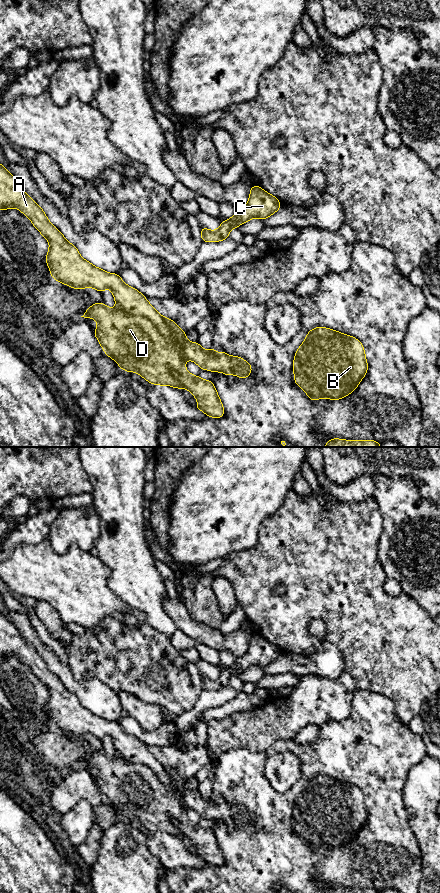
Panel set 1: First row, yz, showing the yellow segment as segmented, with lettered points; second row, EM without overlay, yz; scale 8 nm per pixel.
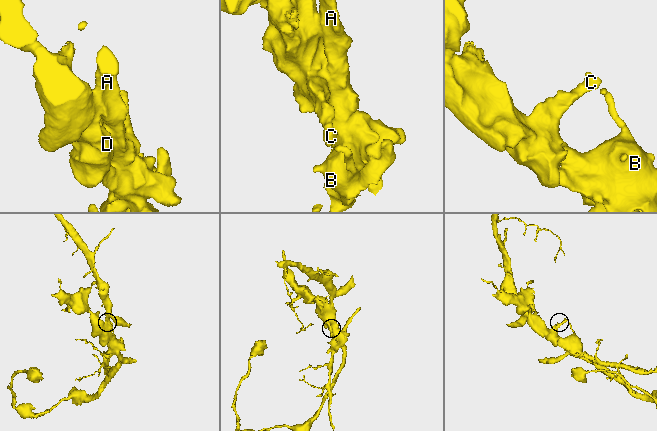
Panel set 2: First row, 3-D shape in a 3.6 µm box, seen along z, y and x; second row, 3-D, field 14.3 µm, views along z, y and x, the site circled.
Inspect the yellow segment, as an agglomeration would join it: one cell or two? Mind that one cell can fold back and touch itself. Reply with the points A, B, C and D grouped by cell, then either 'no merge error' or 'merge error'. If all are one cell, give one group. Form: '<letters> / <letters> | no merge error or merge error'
A B / C D | merge error

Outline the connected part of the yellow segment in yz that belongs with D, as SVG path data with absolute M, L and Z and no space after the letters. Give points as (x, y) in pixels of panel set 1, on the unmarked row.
M104 751L92 752L81 765L93 766L98 770L98 775L93 778L95 785L105 802L115 808L121 817L137 820L151 832L185 836L197 847L196 857L208 865L224 865L224 855L212 829L190 822L185 816L179 792L167 789L148 767L129 762L118 754L110 757Z

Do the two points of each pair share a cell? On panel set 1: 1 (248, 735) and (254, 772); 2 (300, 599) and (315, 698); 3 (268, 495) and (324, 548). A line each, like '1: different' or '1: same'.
1: different
2: different
3: different

